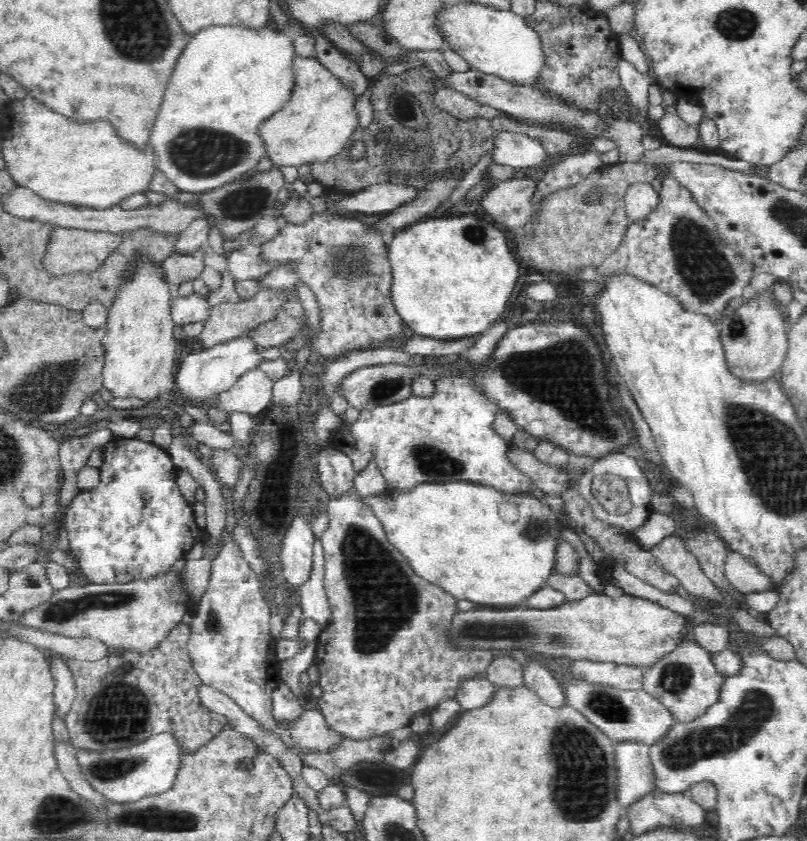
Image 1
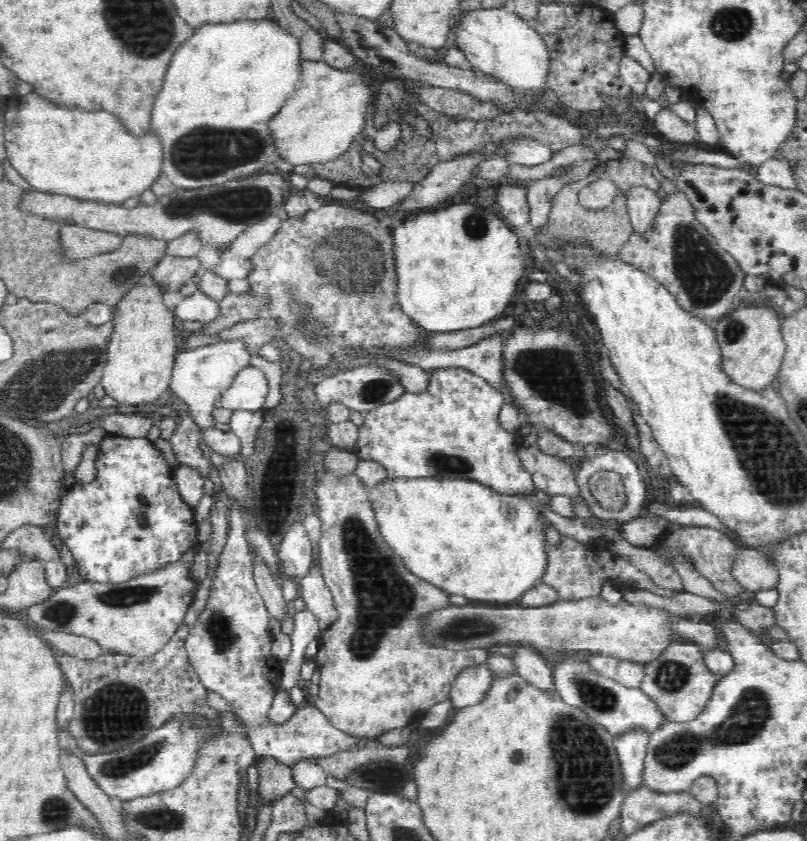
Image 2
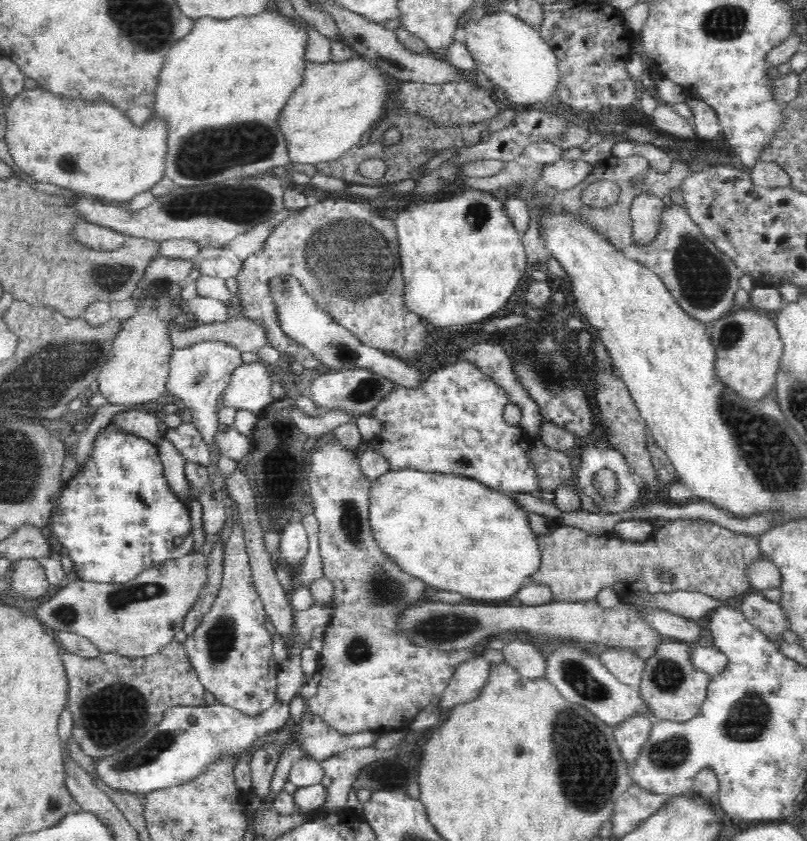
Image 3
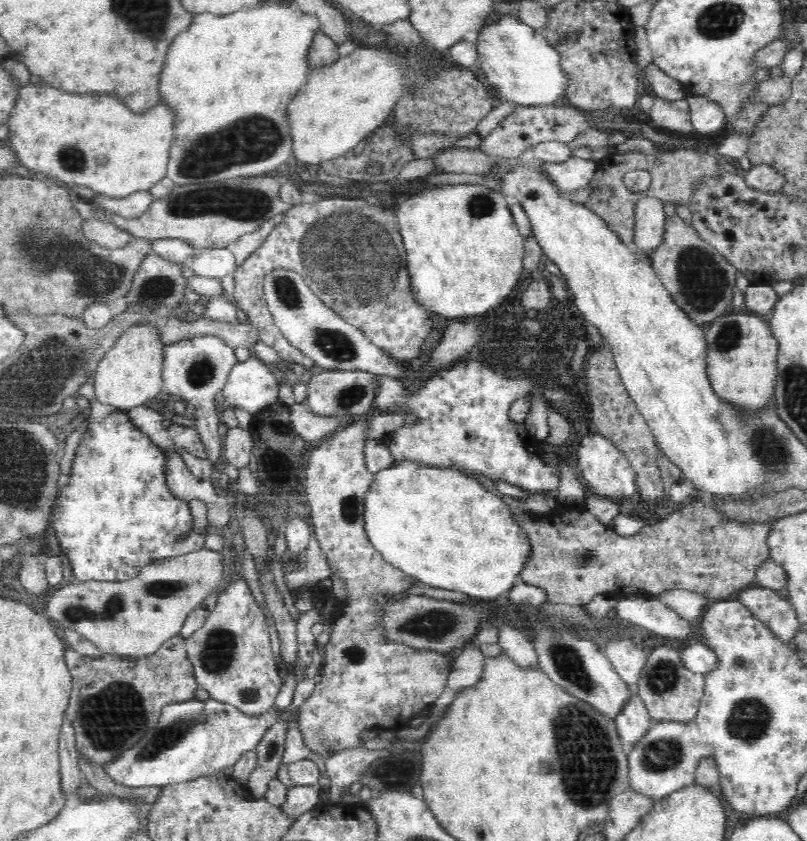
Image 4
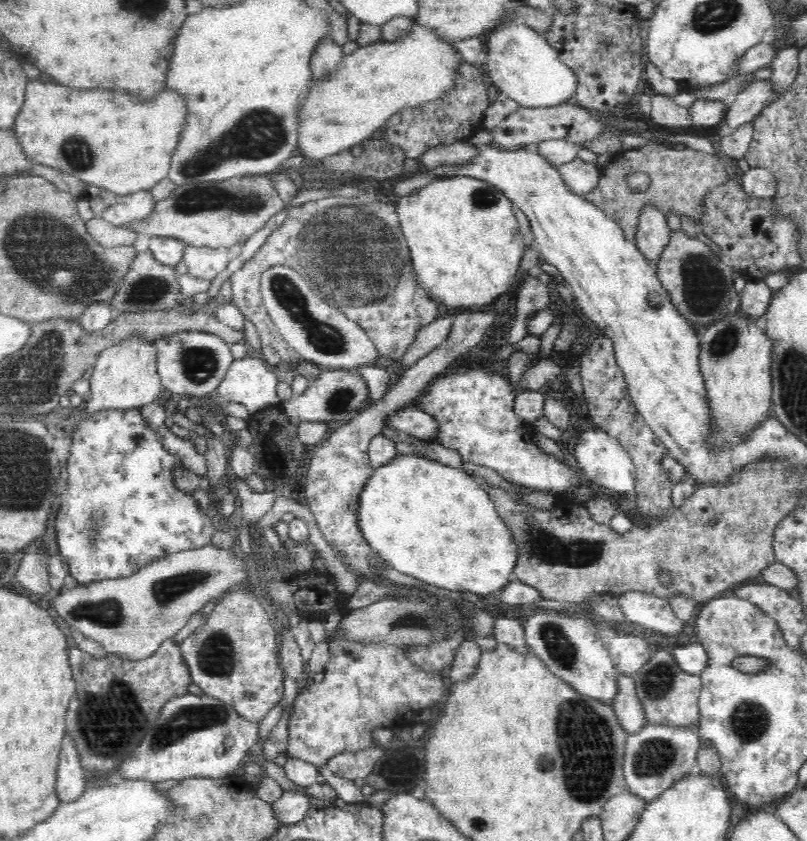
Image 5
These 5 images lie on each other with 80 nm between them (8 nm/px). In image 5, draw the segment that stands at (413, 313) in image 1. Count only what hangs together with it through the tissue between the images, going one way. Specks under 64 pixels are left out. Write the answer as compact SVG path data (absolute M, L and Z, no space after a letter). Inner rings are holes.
M468 177L443 178L434 181L408 196L400 197L395 207L400 232L405 236L410 250L412 271L416 283L426 297L451 314L476 312L478 308L488 310L494 302L506 294L515 282L527 244L518 231L518 221L512 210L513 202L496 186Z

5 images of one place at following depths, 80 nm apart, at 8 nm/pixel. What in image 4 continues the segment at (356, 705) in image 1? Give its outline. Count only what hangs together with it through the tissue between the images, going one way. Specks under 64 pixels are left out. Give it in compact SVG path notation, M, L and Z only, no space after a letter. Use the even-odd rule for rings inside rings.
M369 415L362 418L363 420L357 423L337 430L332 438L319 441L312 446L310 460L306 466L306 492L315 533L322 554L328 561L330 575L340 578L346 586L344 606L332 616L330 638L324 647L324 662L319 670L322 680L299 708L299 729L306 746L317 754L320 754L320 749L316 748L320 738L327 738L327 742L335 742L335 750L341 751L358 747L356 738L360 732L370 729L381 732L404 728L424 706L436 702L452 672L452 662L455 662L454 658L444 656L439 651L418 649L395 640L392 642L390 634L387 634L387 610L398 601L413 596L410 595L410 590L420 580L386 562L370 542L365 526L365 498L374 475L368 472L364 465L364 426L367 426Z

